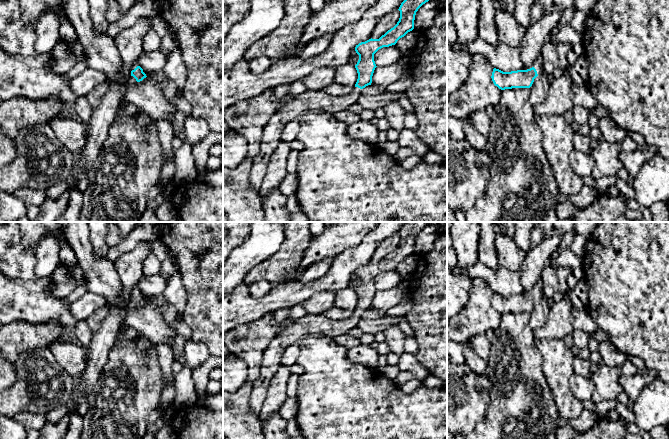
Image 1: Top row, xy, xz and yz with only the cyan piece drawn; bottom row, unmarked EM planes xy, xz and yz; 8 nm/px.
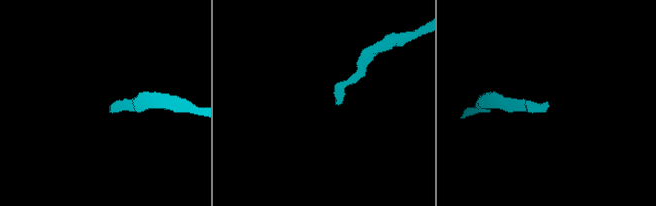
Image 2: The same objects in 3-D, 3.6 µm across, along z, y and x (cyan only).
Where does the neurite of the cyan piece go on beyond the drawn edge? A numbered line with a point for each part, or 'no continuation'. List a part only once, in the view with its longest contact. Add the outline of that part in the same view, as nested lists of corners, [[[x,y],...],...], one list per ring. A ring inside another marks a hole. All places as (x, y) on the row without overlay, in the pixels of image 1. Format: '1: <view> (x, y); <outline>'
1: yz (538, 289); [[[538,282],[535,285],[533,291],[536,293],[538,300],[541,300],[544,303],[546,303],[547,299],[545,297],[545,293],[544,293],[544,290],[543,290],[543,284],[542,284],[542,282]]]

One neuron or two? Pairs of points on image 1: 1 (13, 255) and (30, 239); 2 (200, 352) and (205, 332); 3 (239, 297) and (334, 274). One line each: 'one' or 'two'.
1: two
2: two
3: one

